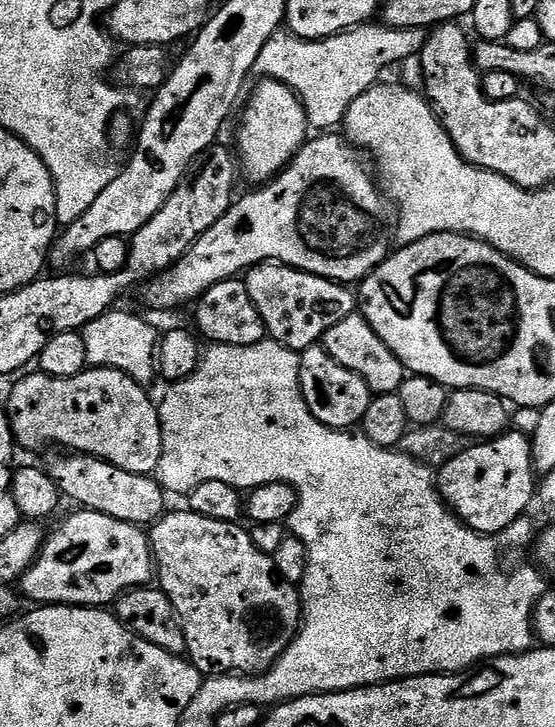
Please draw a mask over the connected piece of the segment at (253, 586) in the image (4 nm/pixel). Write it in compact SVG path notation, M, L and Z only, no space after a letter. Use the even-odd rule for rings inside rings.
M191 510L183 511L165 513L151 525L148 533L161 591L167 593L173 604L180 606L188 598L196 600L204 595L208 595L204 600L206 605L212 605L214 600L220 600L222 604L218 611L208 612L205 616L185 615L189 661L208 678L236 673L263 675L299 635L304 621L303 595L297 585L280 576L275 559L254 546L251 533L240 527L242 525L218 522Z

